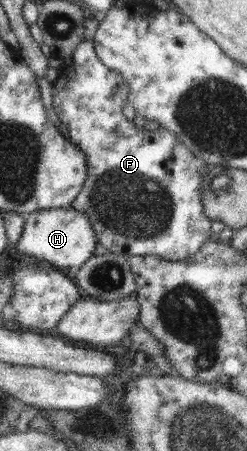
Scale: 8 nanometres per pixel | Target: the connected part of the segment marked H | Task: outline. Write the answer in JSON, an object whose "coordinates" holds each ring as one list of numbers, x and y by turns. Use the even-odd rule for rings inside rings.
{"coordinates":[[70,207,41,209,26,215,24,232,16,248,19,254,47,261,57,270,74,272,95,256,98,238,85,214]]}

